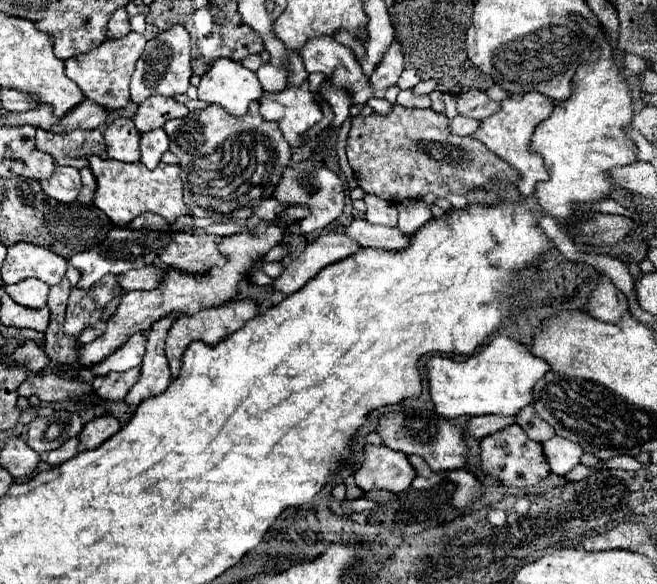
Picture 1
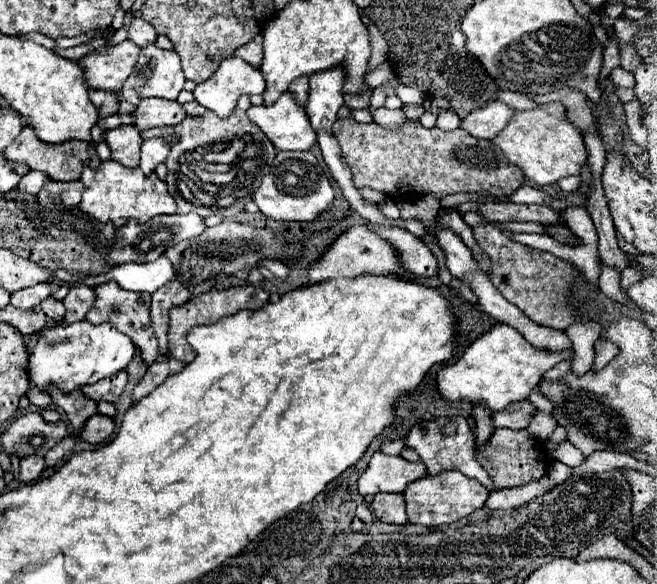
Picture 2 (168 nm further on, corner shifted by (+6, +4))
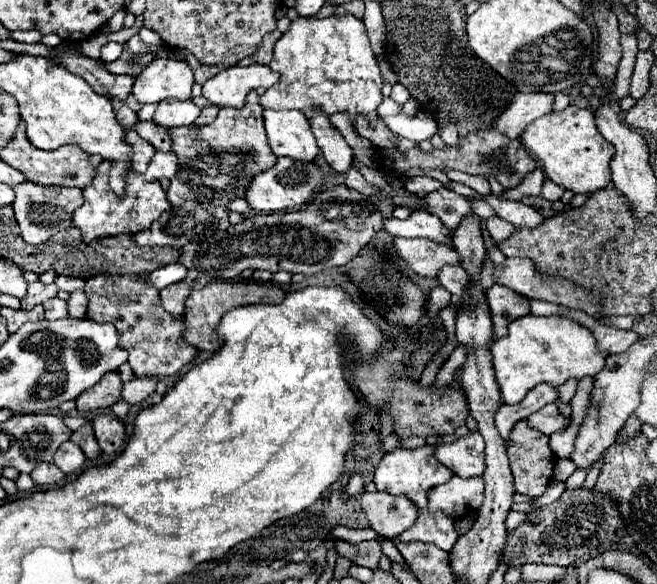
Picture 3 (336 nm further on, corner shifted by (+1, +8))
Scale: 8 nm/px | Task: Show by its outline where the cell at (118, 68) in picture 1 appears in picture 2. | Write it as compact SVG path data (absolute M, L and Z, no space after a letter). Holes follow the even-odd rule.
M124 40L122 44L110 50L82 58L84 78L88 82L88 88L120 92L120 88L132 74L138 56L140 48L132 40Z

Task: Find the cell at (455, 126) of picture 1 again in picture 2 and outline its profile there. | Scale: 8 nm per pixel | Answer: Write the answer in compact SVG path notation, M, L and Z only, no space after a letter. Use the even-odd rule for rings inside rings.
M494 100L492 104L488 104L488 108L482 108L480 112L472 112L472 116L466 116L460 128L476 138L492 140L496 132L502 132L506 128L512 116L514 110L510 106L506 106L500 100Z

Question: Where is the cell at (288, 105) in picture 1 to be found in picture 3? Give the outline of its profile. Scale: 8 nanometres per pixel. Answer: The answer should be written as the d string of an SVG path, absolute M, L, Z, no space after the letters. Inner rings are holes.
M263 110L269 146L277 156L311 162L319 154L309 120L297 110Z

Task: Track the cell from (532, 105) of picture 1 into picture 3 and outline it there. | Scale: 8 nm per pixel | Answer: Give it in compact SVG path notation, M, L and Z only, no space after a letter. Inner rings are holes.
M569 104L561 112L547 112L545 116L529 124L525 132L521 132L519 140L525 146L525 150L535 154L535 160L539 162L541 170L549 180L573 190L575 194L597 192L611 182L609 160L615 150L613 144L609 144L599 134L593 110L589 108L577 108Z

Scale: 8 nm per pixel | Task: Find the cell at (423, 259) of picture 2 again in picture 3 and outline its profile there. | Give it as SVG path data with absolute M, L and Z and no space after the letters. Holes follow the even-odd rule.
M445 266L445 268L441 268L441 272L437 272L437 280L455 298L461 298L461 294L465 292L465 286L469 284L469 276L461 266Z

